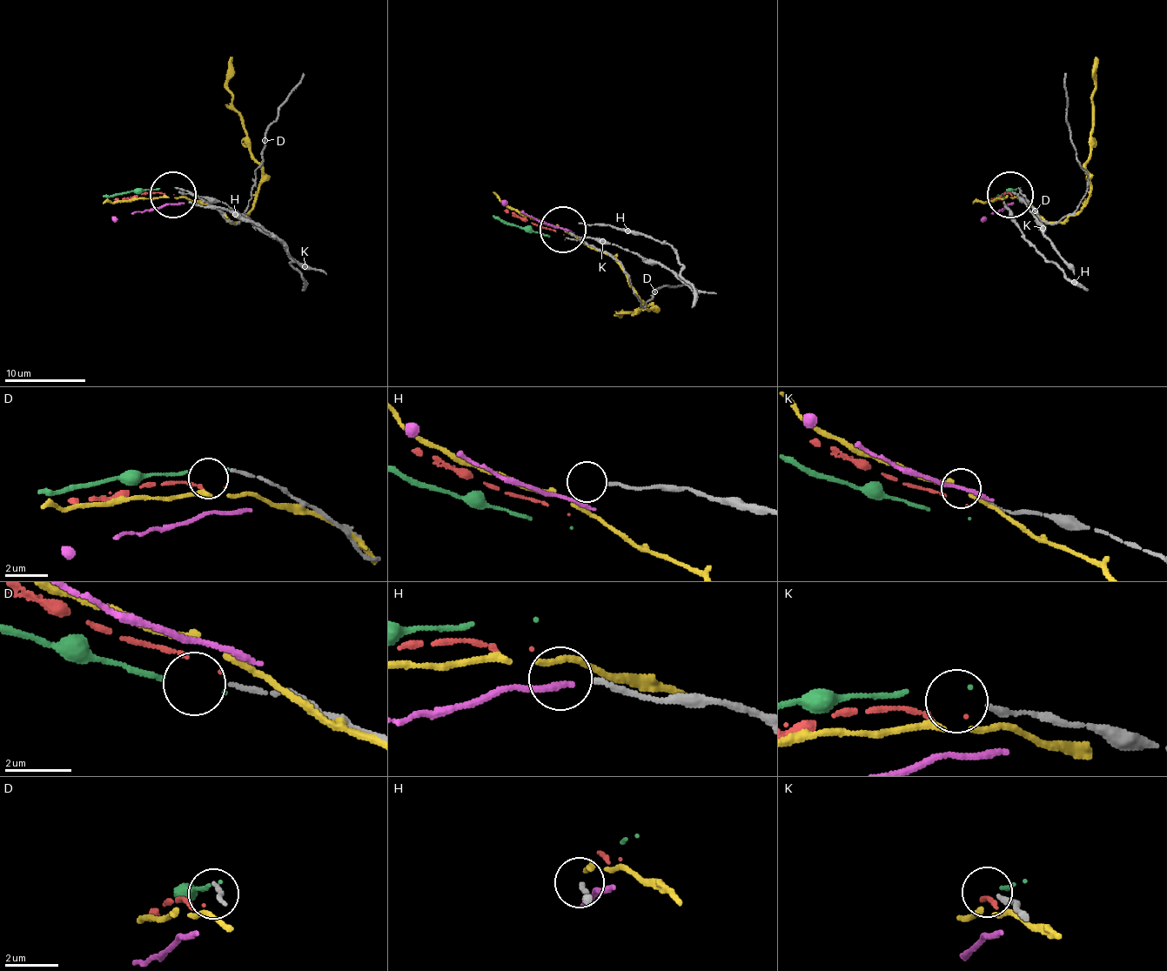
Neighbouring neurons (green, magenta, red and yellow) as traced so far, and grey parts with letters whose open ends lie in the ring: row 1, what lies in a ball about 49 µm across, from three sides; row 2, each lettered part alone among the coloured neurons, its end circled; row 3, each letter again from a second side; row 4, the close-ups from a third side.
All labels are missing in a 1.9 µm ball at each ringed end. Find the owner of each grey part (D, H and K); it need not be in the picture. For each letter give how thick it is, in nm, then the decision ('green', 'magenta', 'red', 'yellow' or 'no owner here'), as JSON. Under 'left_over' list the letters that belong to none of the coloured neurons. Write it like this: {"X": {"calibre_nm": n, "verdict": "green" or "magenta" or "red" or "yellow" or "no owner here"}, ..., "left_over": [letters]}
{"D": {"calibre_nm": 140, "verdict": "no owner here"}, "H": {"calibre_nm": 160, "verdict": "no owner here"}, "K": {"calibre_nm": 200, "verdict": "no owner here"}, "left_over": ["D", "H", "K"]}

